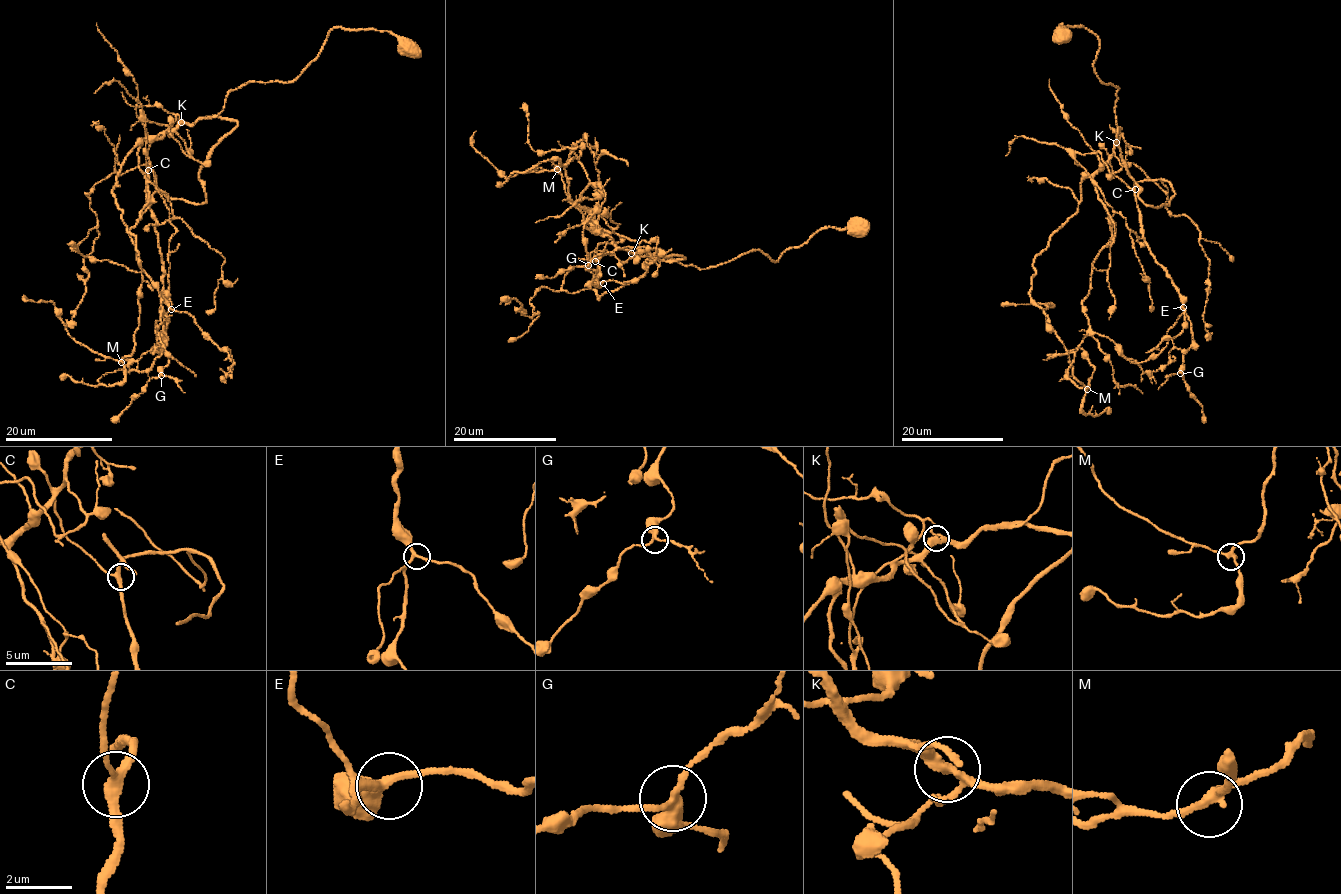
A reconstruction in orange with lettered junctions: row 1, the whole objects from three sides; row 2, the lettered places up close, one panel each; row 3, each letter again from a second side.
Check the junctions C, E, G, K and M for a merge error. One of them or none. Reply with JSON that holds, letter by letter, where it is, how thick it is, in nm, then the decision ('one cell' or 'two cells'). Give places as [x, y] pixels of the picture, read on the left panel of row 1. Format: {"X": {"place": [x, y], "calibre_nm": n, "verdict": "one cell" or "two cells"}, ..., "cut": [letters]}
{"C": {"place": [148, 170], "calibre_nm": 280, "verdict": "one cell"}, "E": {"place": [171, 309], "calibre_nm": 240, "verdict": "one cell"}, "G": {"place": [161, 375], "calibre_nm": 280, "verdict": "one cell"}, "K": {"place": [181, 122], "calibre_nm": 300, "verdict": "one cell"}, "M": {"place": [121, 362], "calibre_nm": 240, "verdict": "one cell"}, "cut": []}

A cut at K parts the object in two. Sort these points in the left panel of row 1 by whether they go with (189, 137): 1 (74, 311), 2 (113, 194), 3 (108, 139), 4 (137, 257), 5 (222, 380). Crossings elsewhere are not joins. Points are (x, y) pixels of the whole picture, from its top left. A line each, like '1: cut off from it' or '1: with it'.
1: cut off from it
2: with it
3: with it
4: with it
5: cut off from it

